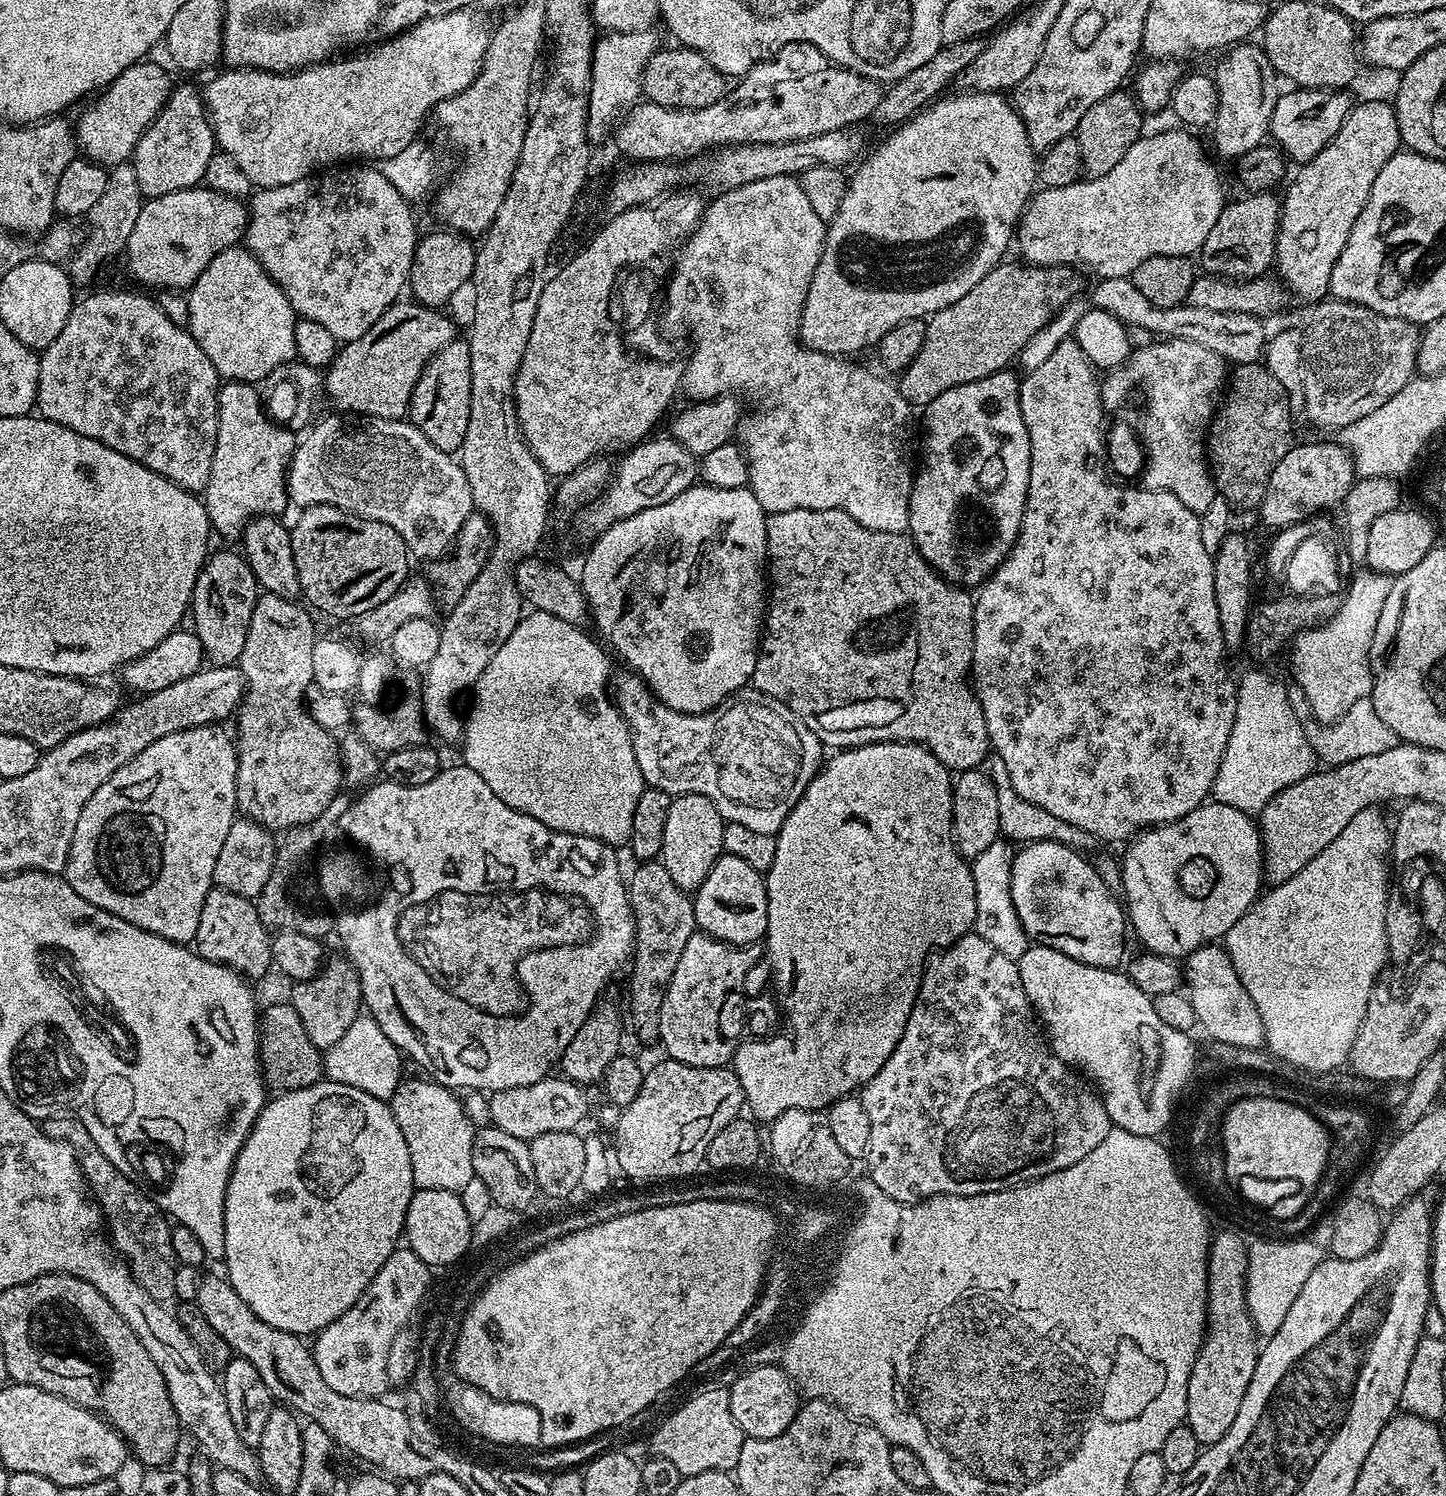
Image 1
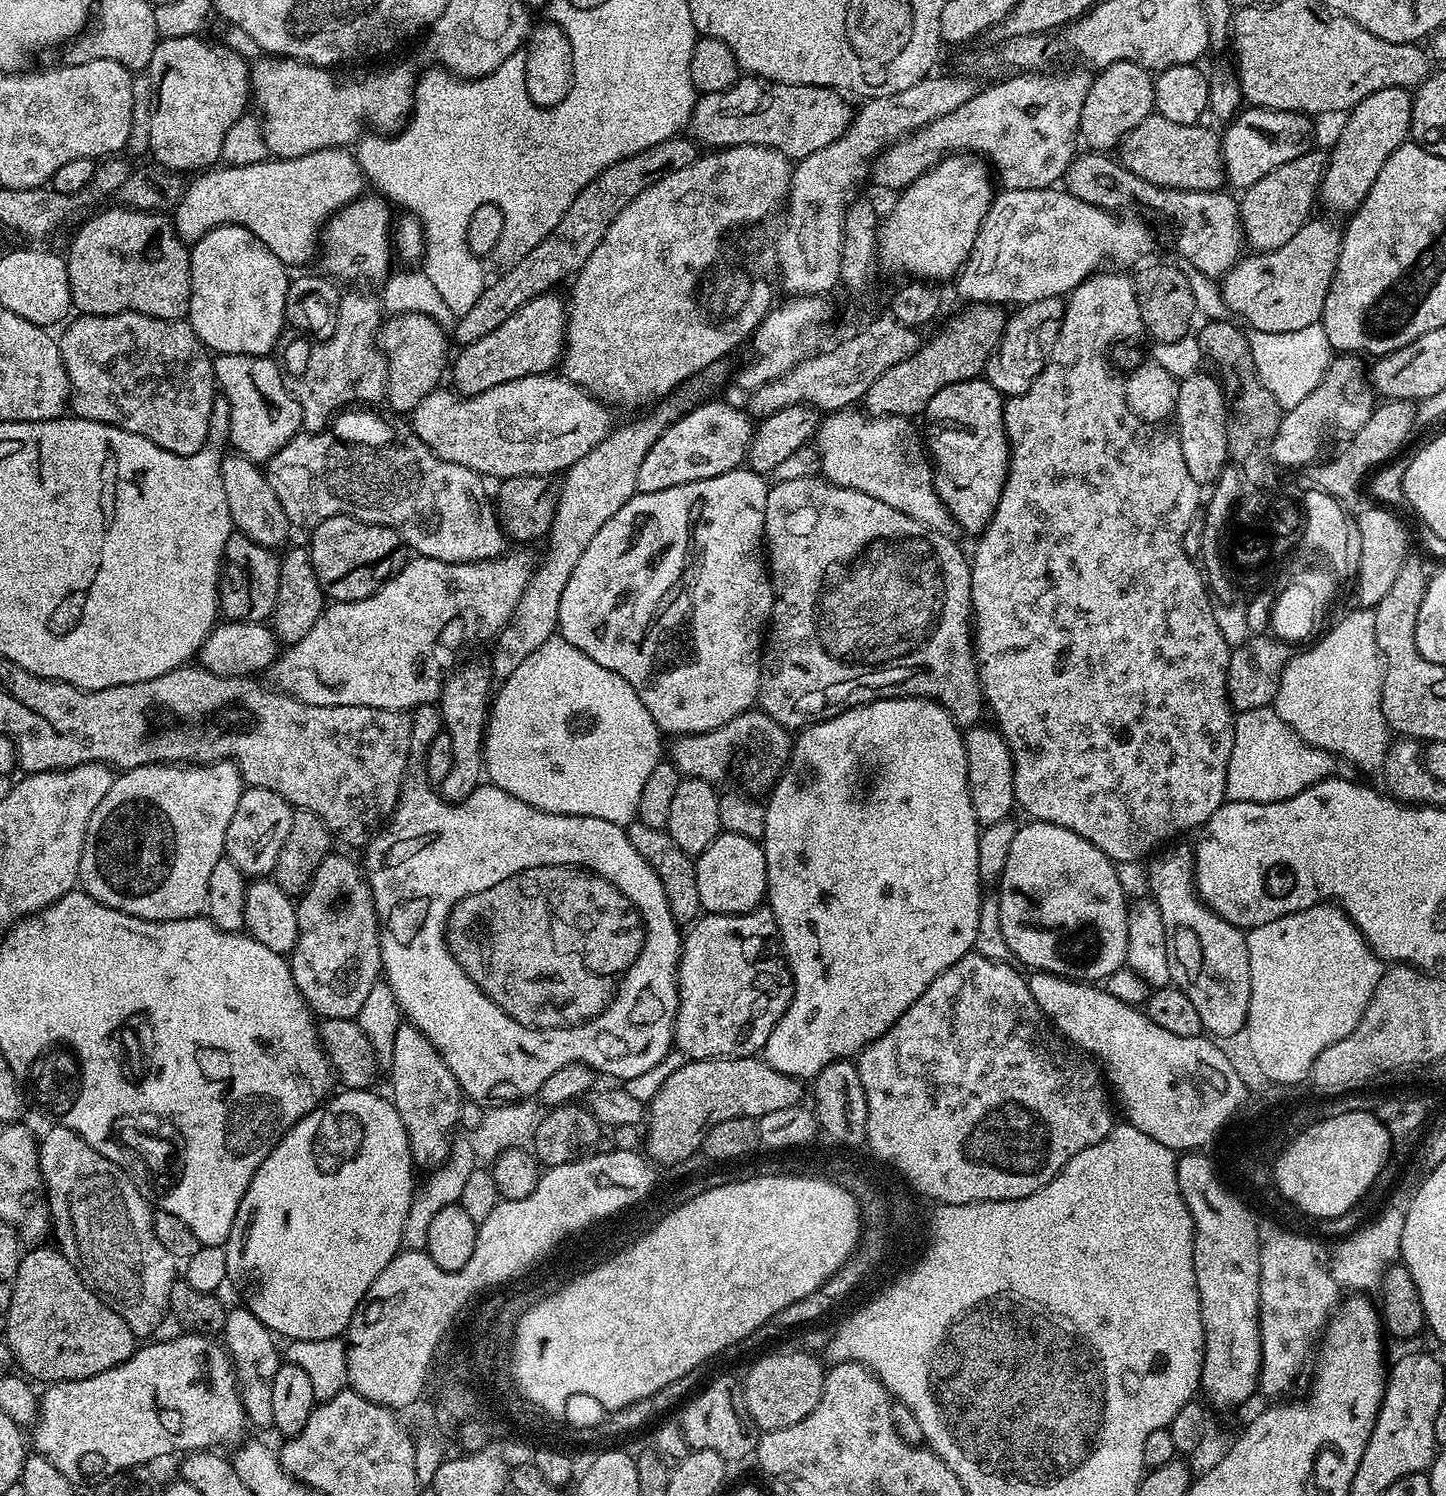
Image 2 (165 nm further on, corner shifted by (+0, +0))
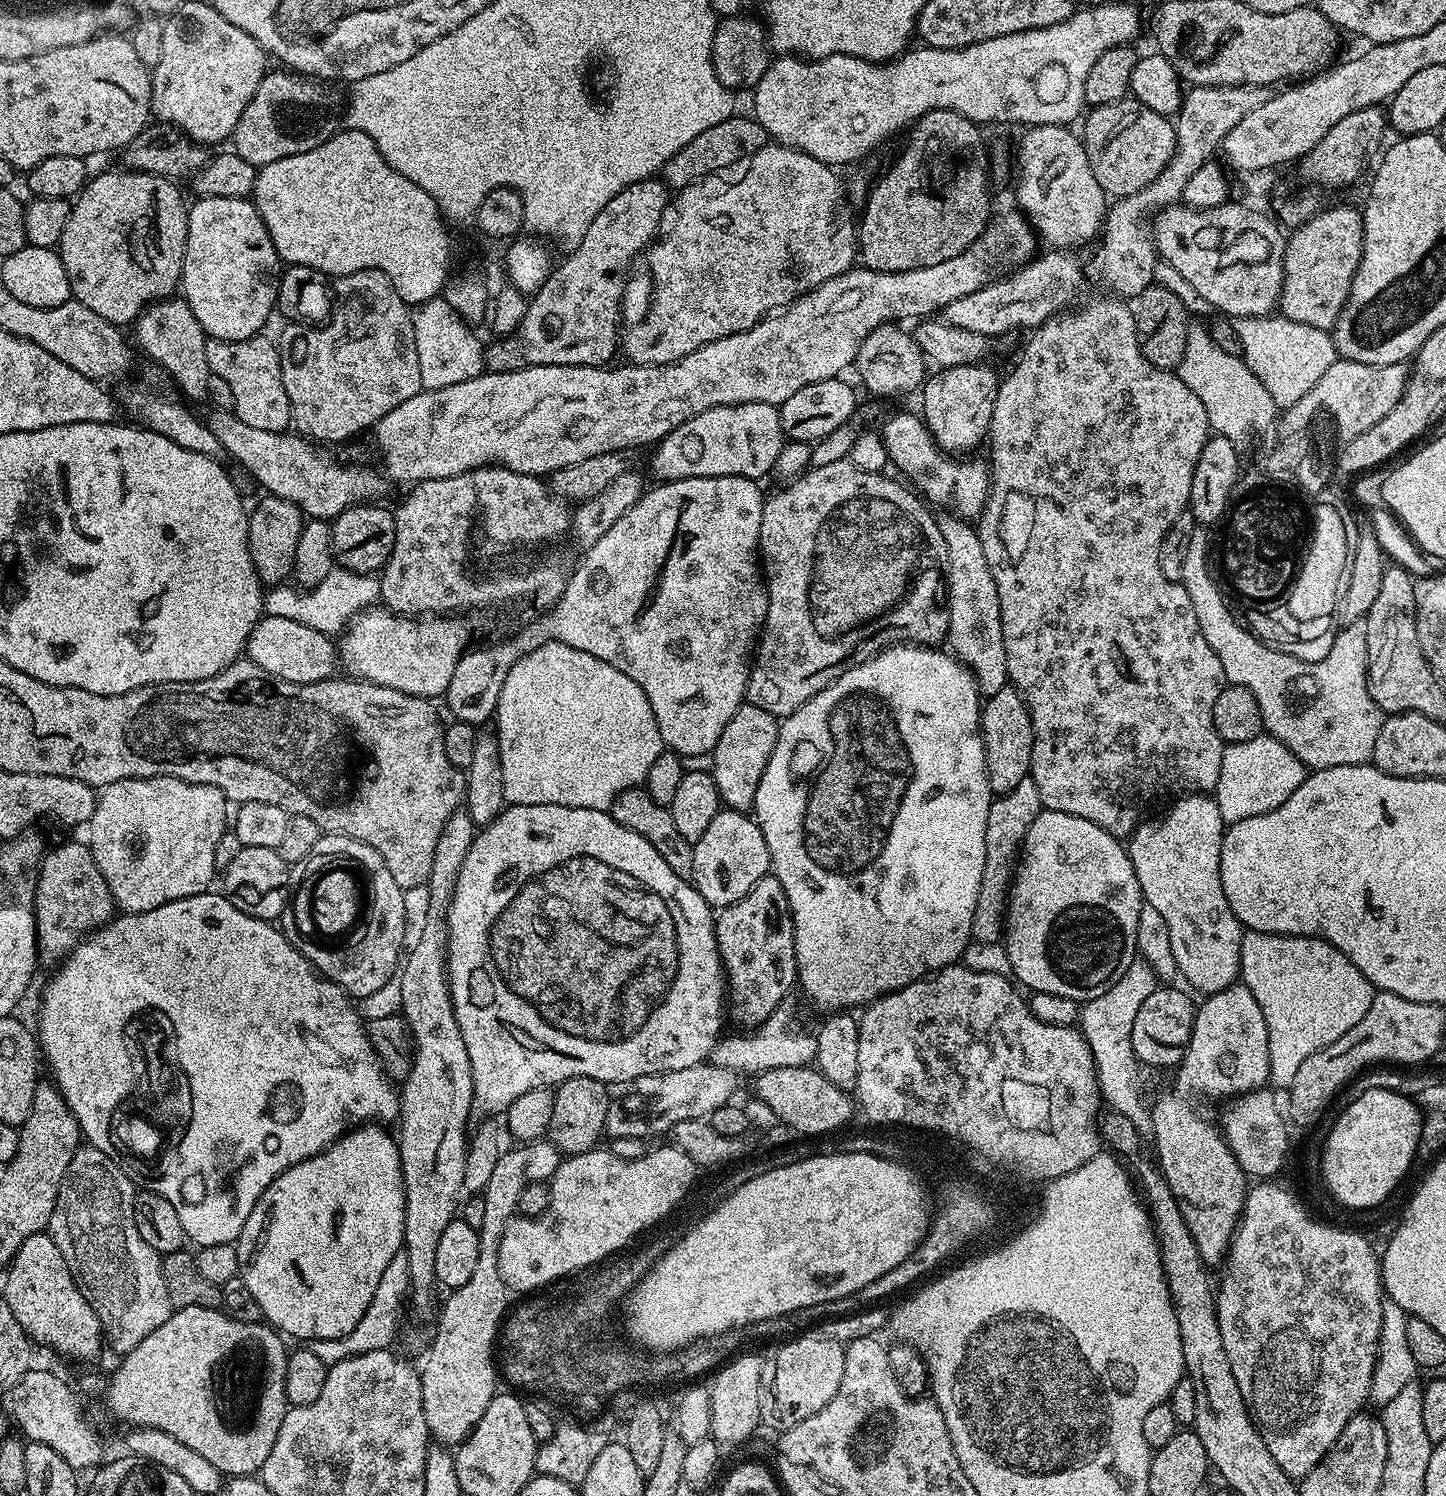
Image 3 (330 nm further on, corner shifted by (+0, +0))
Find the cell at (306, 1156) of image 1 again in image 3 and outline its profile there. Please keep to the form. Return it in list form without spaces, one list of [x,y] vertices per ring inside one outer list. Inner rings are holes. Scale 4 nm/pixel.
[[[369,1122],[361,1127],[353,1128],[336,1139],[330,1147],[303,1160],[292,1164],[258,1198],[254,1210],[250,1210],[250,1218],[246,1218],[246,1226],[242,1226],[240,1236],[235,1240],[238,1250],[238,1266],[240,1279],[250,1286],[250,1294],[254,1294],[254,1302],[258,1302],[260,1315],[271,1327],[285,1337],[297,1336],[300,1342],[314,1340],[333,1340],[342,1338],[362,1322],[362,1314],[366,1314],[366,1306],[370,1306],[370,1298],[374,1298],[374,1290],[378,1290],[378,1281],[386,1271],[386,1265],[394,1254],[402,1251],[404,1246],[404,1175],[400,1165],[400,1145],[397,1137],[387,1132],[387,1127],[376,1122]]]

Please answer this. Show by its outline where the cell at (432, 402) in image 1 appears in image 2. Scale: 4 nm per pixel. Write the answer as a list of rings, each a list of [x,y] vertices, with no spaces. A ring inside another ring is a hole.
[[[545,294],[534,297],[526,302],[498,330],[490,330],[486,338],[478,338],[478,342],[470,342],[459,349],[460,357],[455,357],[450,368],[450,380],[454,383],[455,391],[465,397],[477,396],[486,390],[490,390],[499,384],[505,384],[507,380],[517,380],[523,376],[542,376],[553,371],[552,368],[561,363],[566,351],[566,333],[568,330],[568,310],[563,299],[559,300],[556,294]]]

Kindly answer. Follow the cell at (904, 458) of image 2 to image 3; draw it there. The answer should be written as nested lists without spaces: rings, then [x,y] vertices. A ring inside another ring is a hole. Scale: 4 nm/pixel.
[[[955,514],[940,516],[938,520],[948,555],[948,638],[947,647],[976,680],[981,697],[998,694],[1009,687],[1006,670],[1006,642],[1002,642],[1002,622],[998,606],[998,586],[994,586],[994,574],[982,554],[980,533],[967,519]]]

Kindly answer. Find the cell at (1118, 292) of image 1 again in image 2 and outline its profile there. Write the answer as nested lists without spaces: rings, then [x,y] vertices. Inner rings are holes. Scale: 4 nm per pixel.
[[[1061,297],[1042,298],[1038,302],[1019,305],[1013,311],[1016,313],[1012,312],[1007,317],[1004,333],[983,368],[983,375],[989,384],[1000,391],[1001,397],[1026,394],[1026,390],[1030,390],[1032,379],[1044,368],[1046,341],[1050,334],[1055,333],[1060,319],[1064,317],[1065,307],[1065,301]]]

